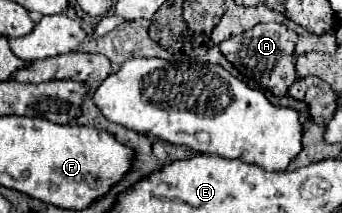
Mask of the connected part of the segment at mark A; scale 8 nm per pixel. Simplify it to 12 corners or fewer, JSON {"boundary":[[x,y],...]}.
{"boundary":[[261,23],[221,53],[247,79],[287,95],[297,33]]}

